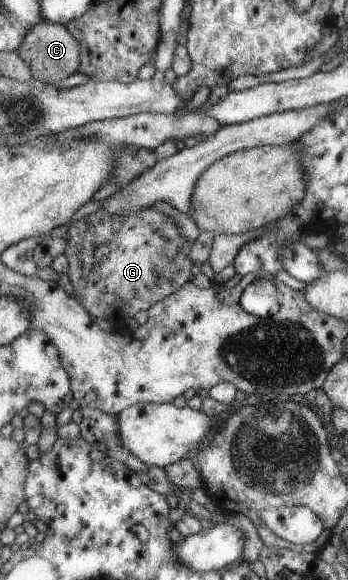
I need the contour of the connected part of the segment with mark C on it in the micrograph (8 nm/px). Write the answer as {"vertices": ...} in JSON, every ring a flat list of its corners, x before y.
{"vertices":[[41,18,41,21,27,30,18,47,18,54,29,67,31,78,53,85,76,72,80,67,78,41,60,23]]}

